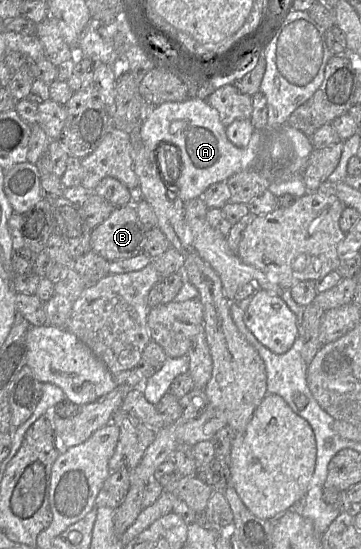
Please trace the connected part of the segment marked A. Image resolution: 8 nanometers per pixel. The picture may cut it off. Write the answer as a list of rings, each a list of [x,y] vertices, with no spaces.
[[[189,98],[182,102],[167,102],[154,108],[149,108],[141,122],[139,136],[145,146],[159,158],[159,162],[162,160],[163,152],[175,152],[174,157],[172,154],[172,160],[170,161],[172,166],[166,170],[169,173],[170,184],[174,186],[177,196],[183,202],[201,198],[209,186],[218,182],[226,182],[227,179],[240,171],[258,171],[258,167],[266,163],[275,163],[274,160],[289,160],[291,172],[300,173],[302,178],[303,169],[314,149],[310,141],[311,136],[305,135],[287,123],[278,127],[267,127],[261,130],[254,129],[249,143],[245,147],[237,147],[227,138],[226,127],[222,124],[217,110],[207,100],[198,98]]]

